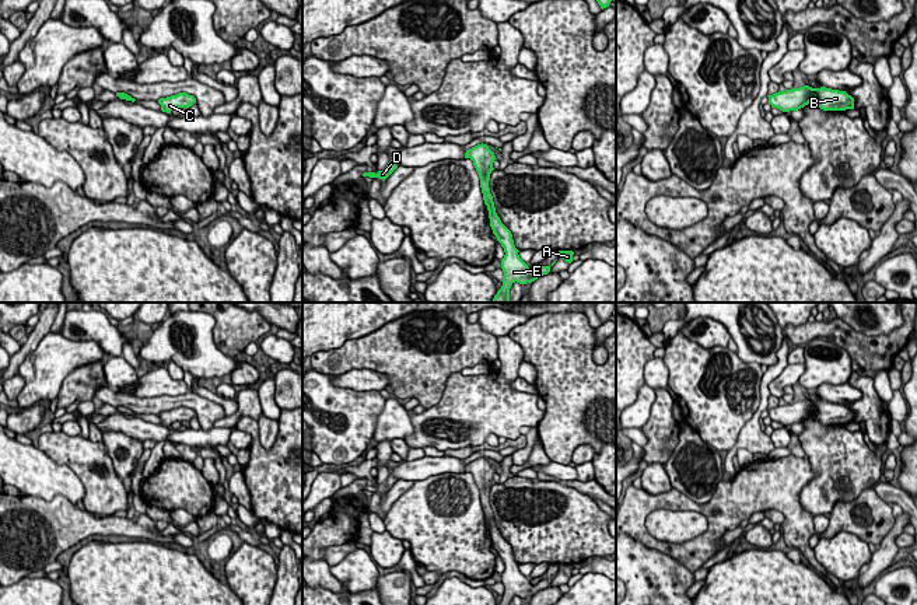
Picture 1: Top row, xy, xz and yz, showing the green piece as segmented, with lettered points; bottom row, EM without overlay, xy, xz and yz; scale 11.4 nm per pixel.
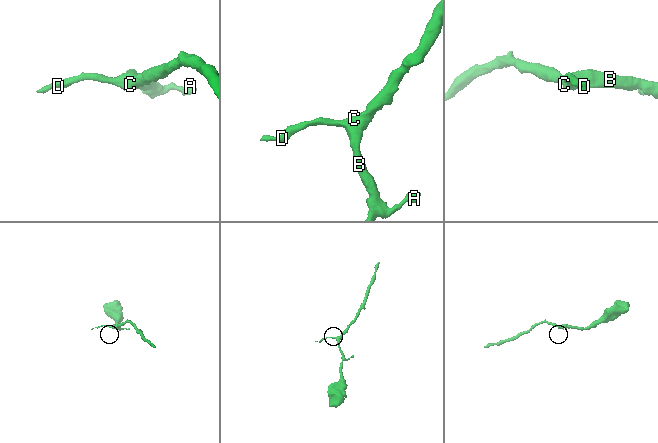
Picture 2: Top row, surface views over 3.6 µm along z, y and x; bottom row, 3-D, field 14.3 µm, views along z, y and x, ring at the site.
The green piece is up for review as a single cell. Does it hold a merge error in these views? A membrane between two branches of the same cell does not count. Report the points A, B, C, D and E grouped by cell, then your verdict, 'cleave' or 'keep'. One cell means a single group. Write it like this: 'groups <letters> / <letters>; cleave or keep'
groups A B C D E; keep

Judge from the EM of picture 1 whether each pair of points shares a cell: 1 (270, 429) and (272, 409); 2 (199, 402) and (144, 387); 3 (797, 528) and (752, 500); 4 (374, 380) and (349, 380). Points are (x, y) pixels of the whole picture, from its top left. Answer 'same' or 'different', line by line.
1: different
2: different
3: same
4: same

